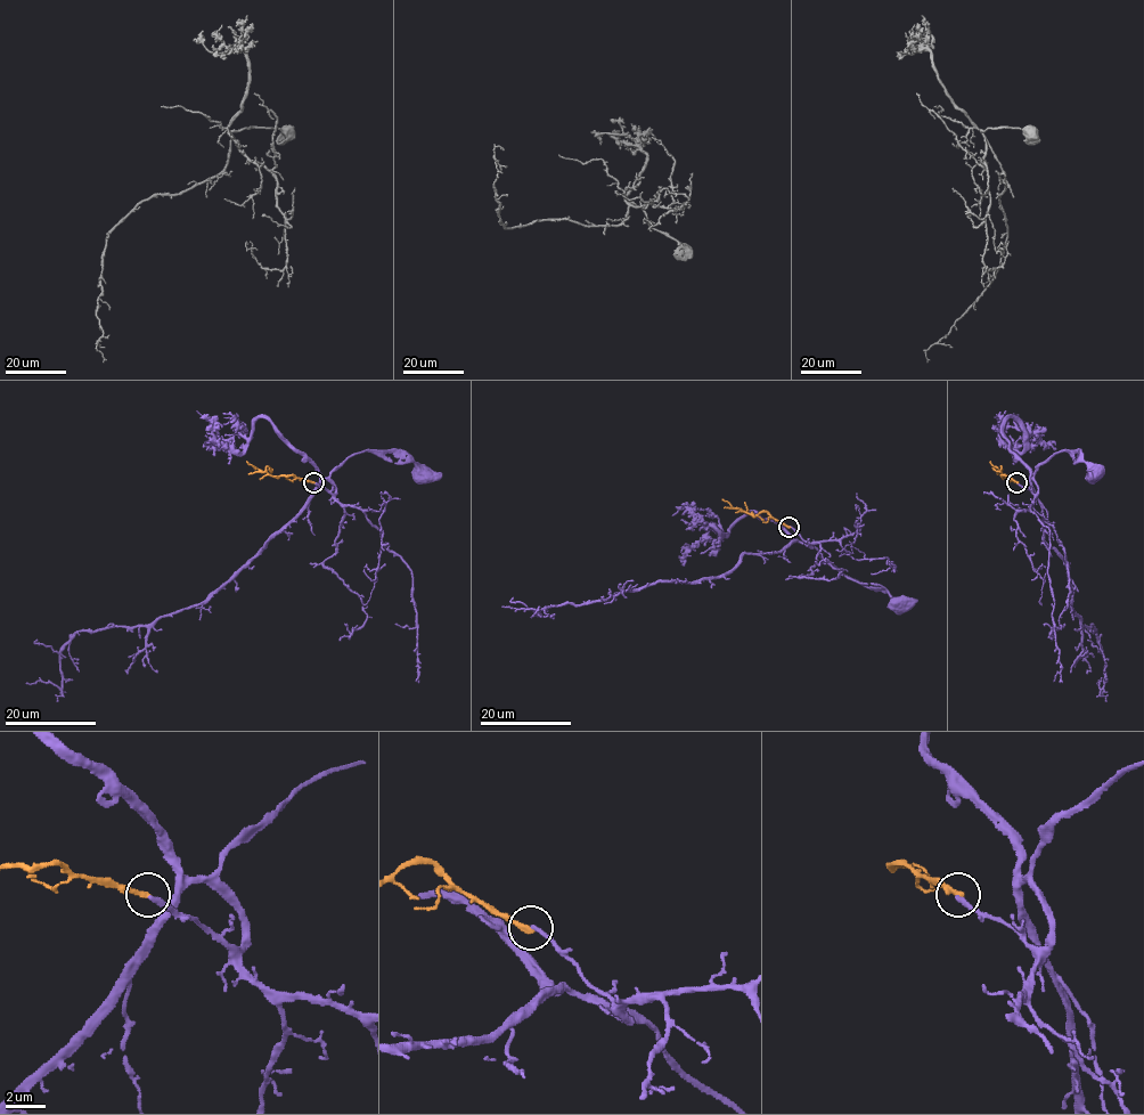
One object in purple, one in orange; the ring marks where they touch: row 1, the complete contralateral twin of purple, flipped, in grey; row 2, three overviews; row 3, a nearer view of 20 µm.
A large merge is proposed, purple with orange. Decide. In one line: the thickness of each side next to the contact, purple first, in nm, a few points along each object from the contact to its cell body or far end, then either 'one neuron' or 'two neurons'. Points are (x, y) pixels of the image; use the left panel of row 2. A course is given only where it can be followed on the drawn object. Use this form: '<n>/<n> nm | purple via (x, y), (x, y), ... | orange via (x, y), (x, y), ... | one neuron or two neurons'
240/300 nm | purple via (313, 482), (333, 494), (331, 473), (352, 455), (364, 452), (407, 455), (423, 472) | orange via (313, 481), (291, 474), (271, 475), (246, 461) | two neurons

